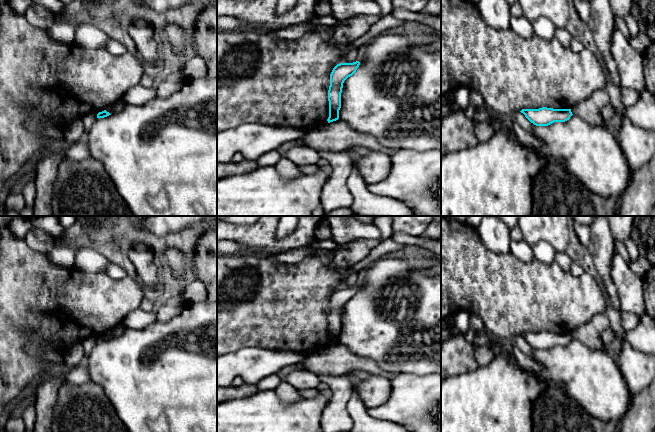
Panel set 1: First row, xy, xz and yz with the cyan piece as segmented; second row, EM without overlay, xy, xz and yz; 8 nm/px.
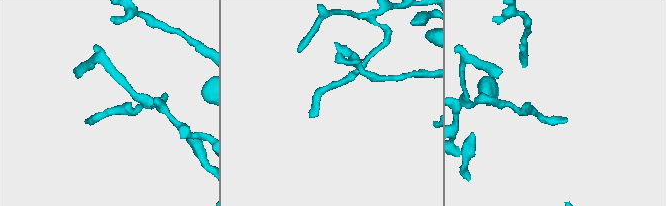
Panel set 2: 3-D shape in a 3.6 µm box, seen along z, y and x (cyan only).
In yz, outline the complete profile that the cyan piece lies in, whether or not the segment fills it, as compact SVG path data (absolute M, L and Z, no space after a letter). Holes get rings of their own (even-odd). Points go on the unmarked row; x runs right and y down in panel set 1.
M547 331L522 333L520 336L536 350L548 350L554 346L565 346L573 339L571 333L553 333Z

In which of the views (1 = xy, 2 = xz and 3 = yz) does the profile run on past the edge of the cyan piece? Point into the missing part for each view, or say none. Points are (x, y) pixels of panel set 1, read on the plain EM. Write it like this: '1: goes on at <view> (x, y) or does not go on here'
1: does not go on here
2: does not go on here
3: does not go on here

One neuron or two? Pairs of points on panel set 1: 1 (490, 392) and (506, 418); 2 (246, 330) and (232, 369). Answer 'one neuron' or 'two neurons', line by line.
1: one neuron
2: two neurons

